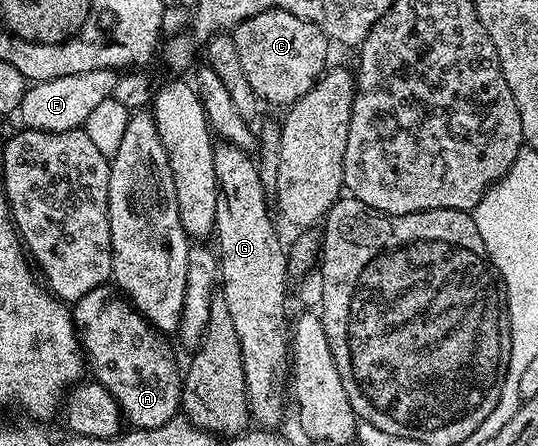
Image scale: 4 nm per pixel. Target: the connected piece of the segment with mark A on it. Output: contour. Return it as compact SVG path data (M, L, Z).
M110 284L99 285L89 291L89 295L74 302L73 316L90 376L92 373L95 376L92 378L103 385L109 395L115 397L115 402L122 410L124 422L131 429L156 429L177 416L183 400L183 378L181 365L179 369L174 355L171 354L171 345L167 342L170 340L155 326L150 325L122 292L116 291Z

